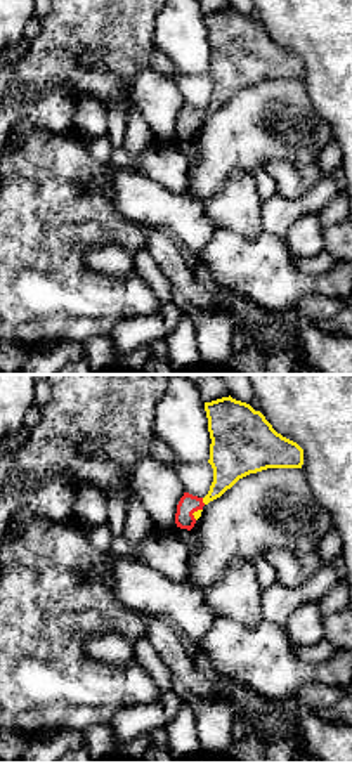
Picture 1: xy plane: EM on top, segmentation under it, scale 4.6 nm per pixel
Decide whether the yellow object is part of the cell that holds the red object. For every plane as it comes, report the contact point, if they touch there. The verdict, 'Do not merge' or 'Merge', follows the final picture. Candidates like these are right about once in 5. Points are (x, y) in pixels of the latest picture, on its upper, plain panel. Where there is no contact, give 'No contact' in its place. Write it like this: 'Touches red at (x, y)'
Touches red at (202, 113)

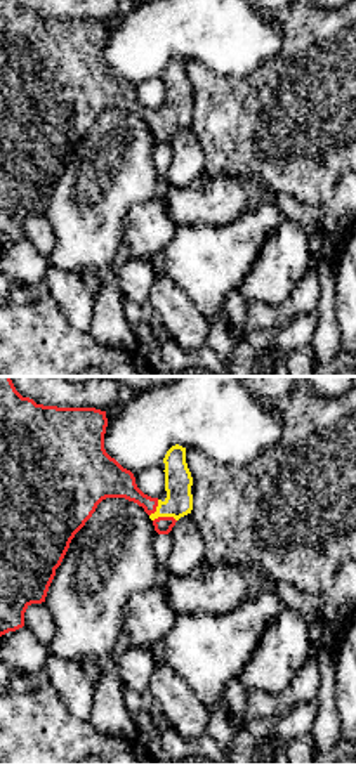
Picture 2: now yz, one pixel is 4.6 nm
Touches red at (164, 129)

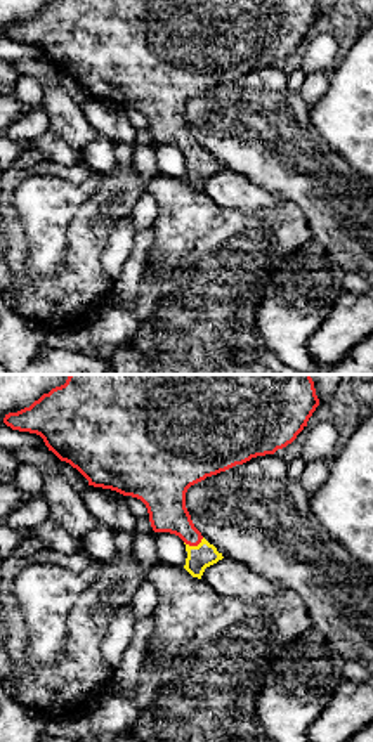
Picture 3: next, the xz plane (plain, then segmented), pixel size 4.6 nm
Touches red at (193, 156)

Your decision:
Merge

